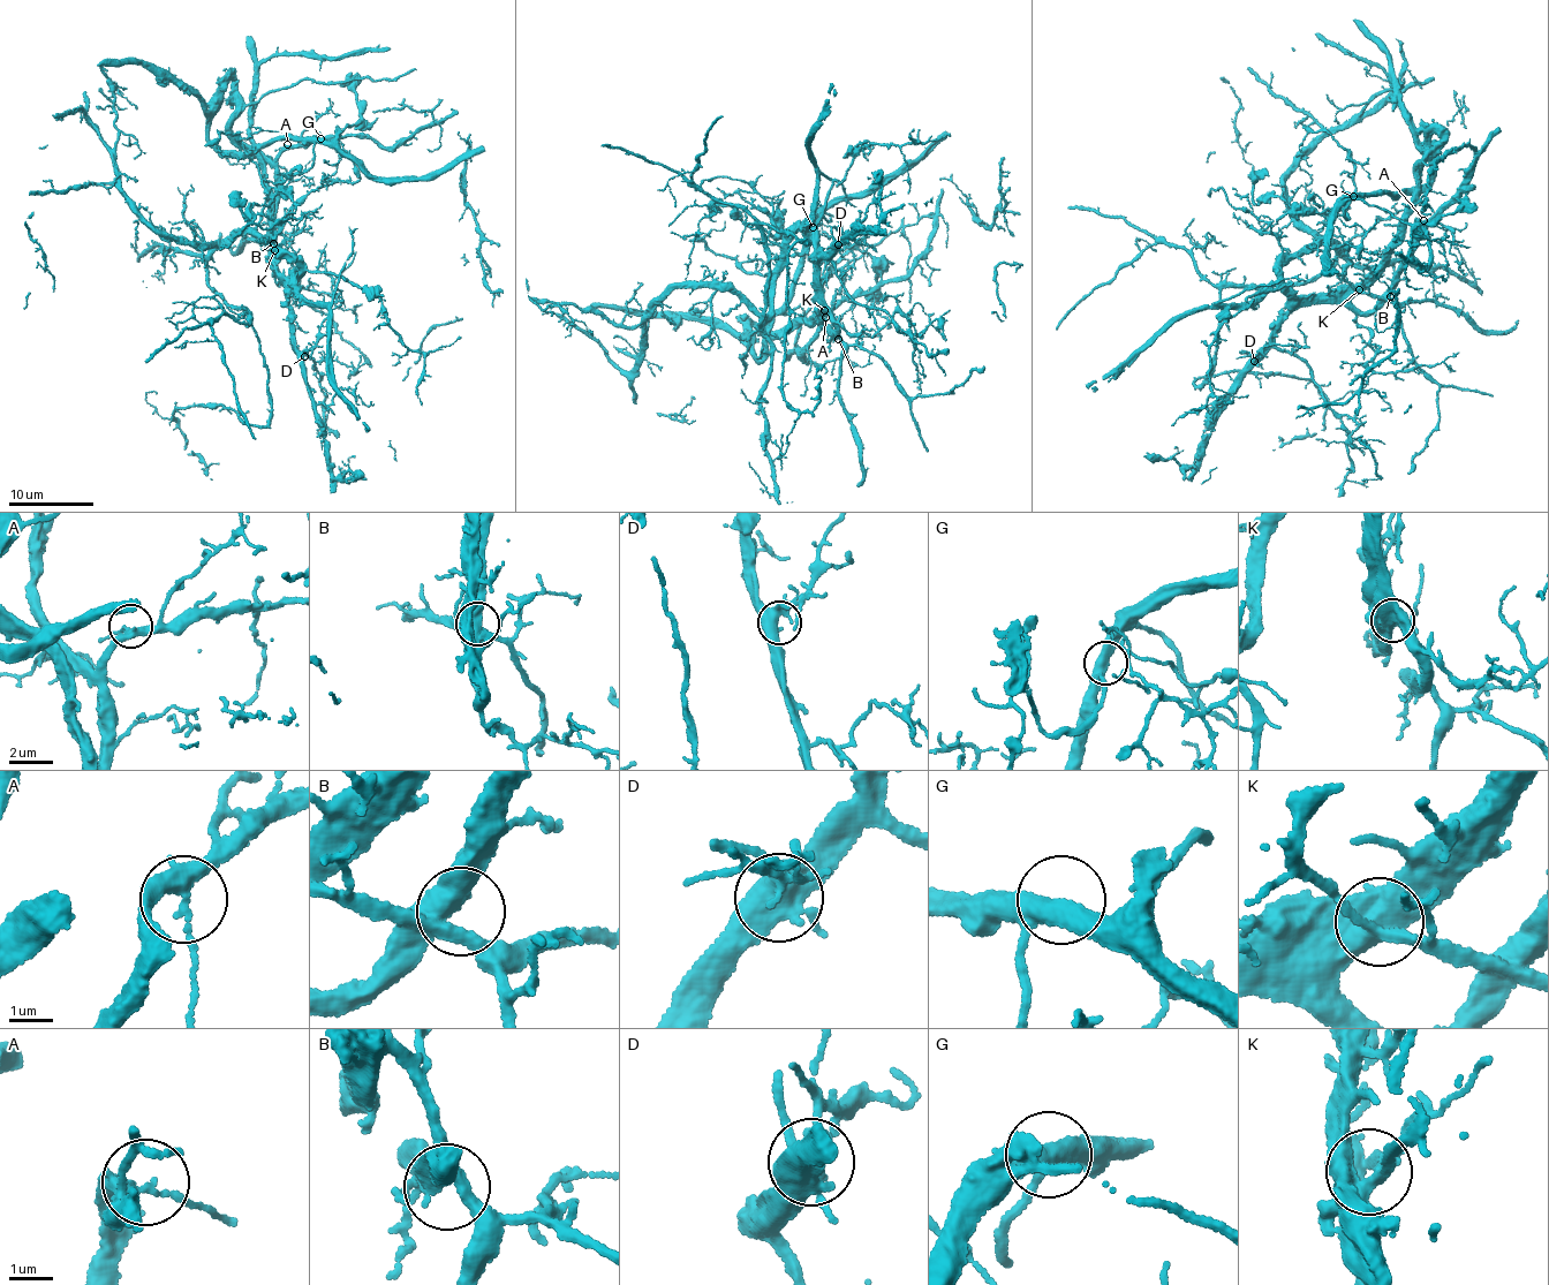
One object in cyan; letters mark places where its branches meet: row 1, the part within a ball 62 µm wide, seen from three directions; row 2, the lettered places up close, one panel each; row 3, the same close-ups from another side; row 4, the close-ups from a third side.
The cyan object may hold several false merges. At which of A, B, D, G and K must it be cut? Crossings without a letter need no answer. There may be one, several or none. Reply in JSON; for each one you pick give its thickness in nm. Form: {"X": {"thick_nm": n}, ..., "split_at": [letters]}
{"split_at": []}

